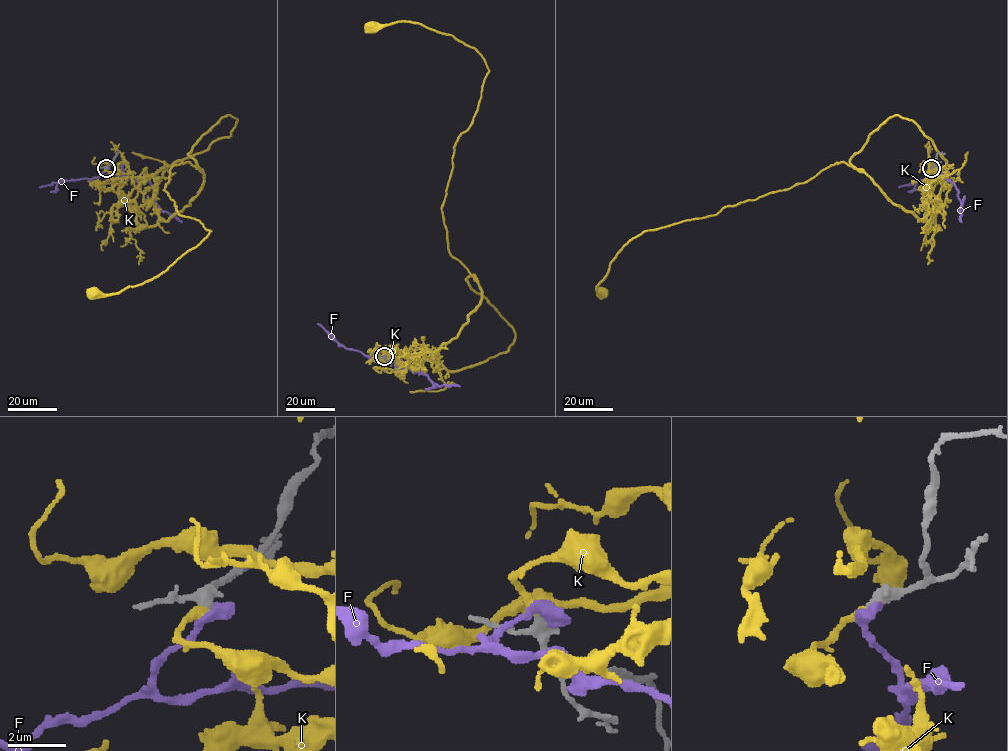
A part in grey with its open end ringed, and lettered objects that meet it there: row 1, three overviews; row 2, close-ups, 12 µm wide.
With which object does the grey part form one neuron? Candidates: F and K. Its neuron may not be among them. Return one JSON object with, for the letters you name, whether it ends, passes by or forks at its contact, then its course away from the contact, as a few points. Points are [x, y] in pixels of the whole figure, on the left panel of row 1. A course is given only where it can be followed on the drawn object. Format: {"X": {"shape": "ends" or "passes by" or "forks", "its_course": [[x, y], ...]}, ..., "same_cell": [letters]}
{"K": {"shape": "ends", "its_course": [[107, 167], [131, 174], [166, 220], [203, 182], [188, 162], [163, 190], [211, 231], [156, 276], [93, 294]]}, "same_cell": ["K"]}

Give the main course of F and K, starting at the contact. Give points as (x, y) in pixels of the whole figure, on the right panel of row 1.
F: (931, 167), (934, 175), (946, 178), (958, 191), (961, 222)
K: (931, 167), (928, 214), (918, 220), (864, 173), (836, 163), (714, 215), (644, 231), (610, 262), (602, 294)

